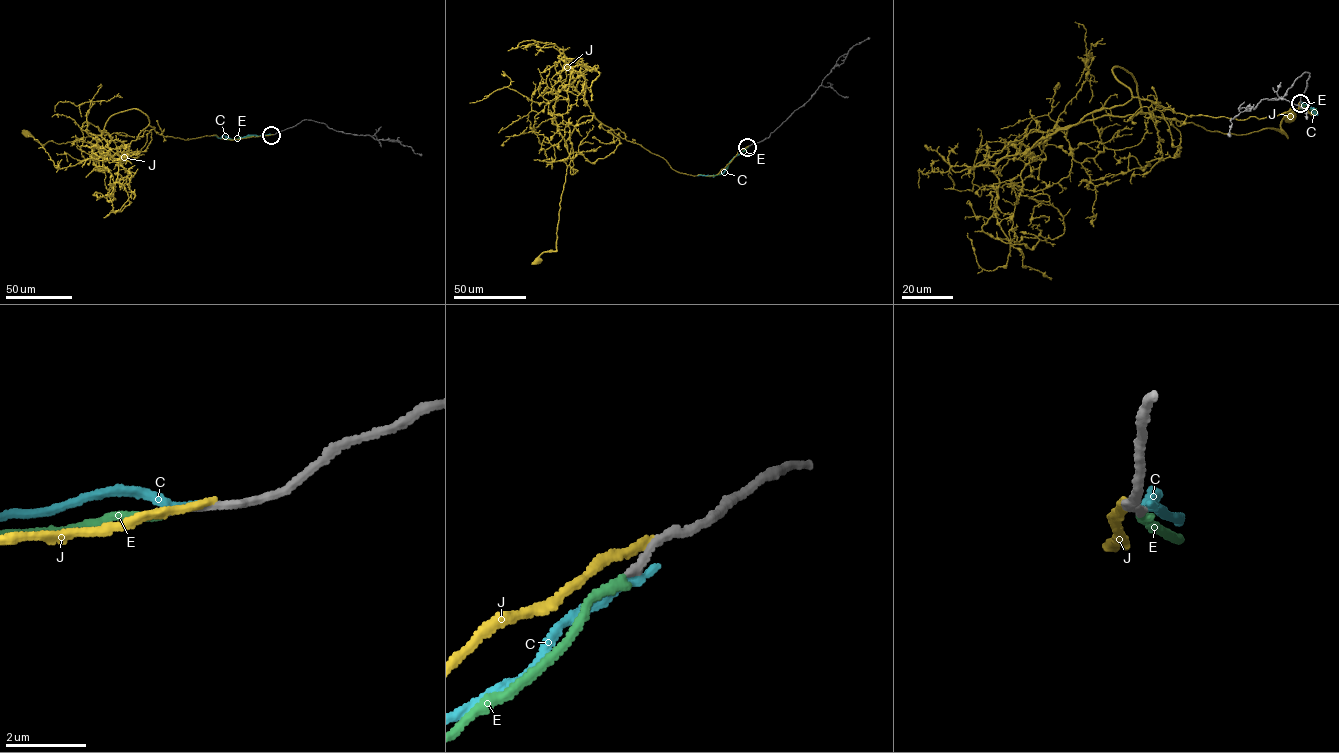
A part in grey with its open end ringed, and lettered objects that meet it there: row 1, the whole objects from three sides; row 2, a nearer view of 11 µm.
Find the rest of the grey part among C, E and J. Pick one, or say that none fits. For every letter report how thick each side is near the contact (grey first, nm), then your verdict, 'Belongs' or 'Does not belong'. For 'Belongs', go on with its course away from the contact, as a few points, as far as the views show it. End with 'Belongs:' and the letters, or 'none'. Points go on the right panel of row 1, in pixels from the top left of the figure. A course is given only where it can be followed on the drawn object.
C: Thickness 190 nm (grey) against 280 nm. Does not belong
E: Thickness 160 nm (grey) against 220 nm. Belongs. Its course: (1301, 103), (1317, 113), (1300, 107)
J: Thickness 240 nm (grey) against 200 nm. Does not belong
Belongs: E

